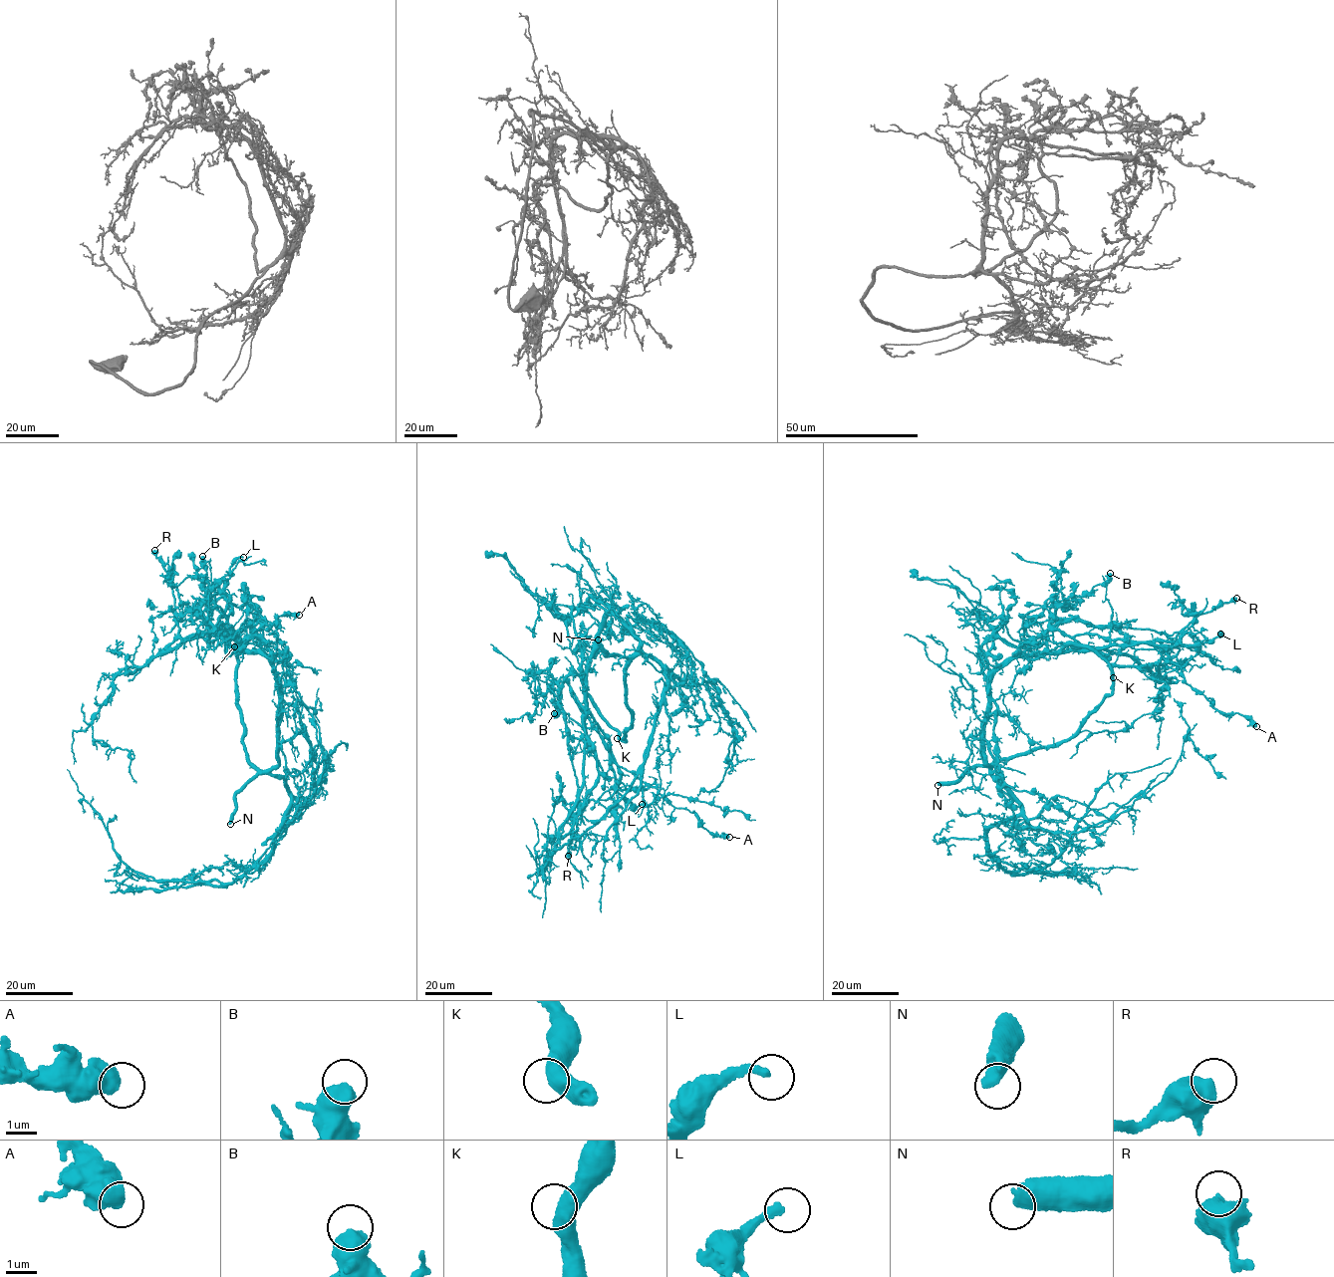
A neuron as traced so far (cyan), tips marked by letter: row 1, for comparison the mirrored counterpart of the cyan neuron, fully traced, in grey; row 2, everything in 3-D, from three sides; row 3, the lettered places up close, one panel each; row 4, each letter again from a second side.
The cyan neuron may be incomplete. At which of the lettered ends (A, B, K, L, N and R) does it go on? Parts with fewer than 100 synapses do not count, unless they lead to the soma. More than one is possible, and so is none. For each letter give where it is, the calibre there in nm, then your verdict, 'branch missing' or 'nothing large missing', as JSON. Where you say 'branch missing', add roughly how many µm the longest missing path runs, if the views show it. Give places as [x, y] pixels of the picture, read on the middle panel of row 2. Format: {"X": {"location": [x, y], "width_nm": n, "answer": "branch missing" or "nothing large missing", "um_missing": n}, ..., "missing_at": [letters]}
{"A": {"location": [729, 837], "width_nm": 650, "answer": "nothing large missing"}, "B": {"location": [554, 713], "width_nm": 750, "answer": "nothing large missing"}, "K": {"location": [617, 738], "width_nm": 500, "answer": "nothing large missing"}, "L": {"location": [642, 804], "width_nm": 260, "answer": "nothing large missing"}, "N": {"location": [598, 639], "width_nm": 550, "answer": "branch missing", "um_missing": 160}, "R": {"location": [568, 856], "width_nm": 650, "answer": "nothing large missing"}, "missing_at": ["N"]}

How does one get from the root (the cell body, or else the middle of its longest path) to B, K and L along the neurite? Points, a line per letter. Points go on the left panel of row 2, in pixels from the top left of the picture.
B: (278, 729), (278, 678), (271, 661), (258, 650), (233, 646), (201, 613), (206, 575), (202, 556)
K: (278, 729), (278, 678), (271, 661), (258, 650), (229, 644), (229, 627), (239, 638), (234, 646)
L: (278, 729), (271, 661), (258, 650), (232, 648), (220, 636), (231, 609), (220, 593), (230, 566), (243, 557)

